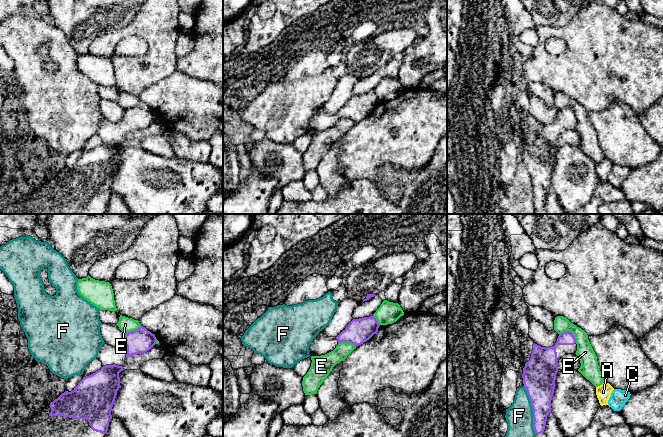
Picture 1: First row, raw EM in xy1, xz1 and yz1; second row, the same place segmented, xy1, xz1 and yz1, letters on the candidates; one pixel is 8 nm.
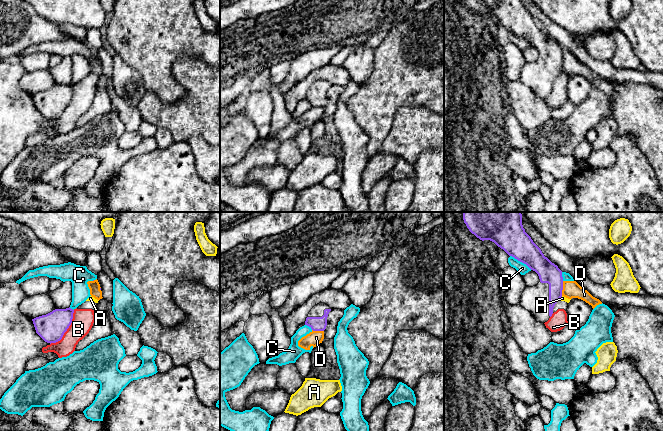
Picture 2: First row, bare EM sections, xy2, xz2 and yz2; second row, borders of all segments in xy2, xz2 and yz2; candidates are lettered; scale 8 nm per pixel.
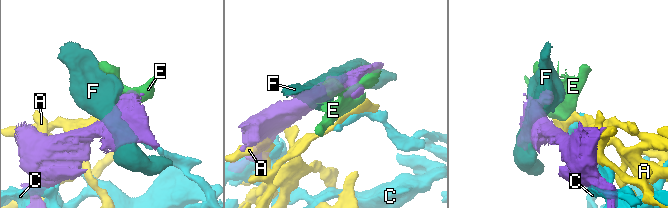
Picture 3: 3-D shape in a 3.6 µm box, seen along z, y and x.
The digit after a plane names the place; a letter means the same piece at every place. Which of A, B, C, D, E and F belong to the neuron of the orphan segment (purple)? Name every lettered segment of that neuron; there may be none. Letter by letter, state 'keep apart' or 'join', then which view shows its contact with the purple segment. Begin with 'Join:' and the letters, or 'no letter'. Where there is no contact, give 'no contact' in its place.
Join: no letter
A: keep apart; meets purple in yz2
B: keep apart; meets purple in xy2
C: keep apart; meets purple in yz2
D: keep apart; meets purple in yz2
E: keep apart; meets purple in yz1
F: keep apart; meets purple in yz1

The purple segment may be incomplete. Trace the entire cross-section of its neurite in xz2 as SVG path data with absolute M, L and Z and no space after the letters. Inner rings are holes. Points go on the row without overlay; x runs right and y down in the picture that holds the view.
M325 79L315 81L306 94L305 101L313 107L324 107L327 102L327 93L332 84Z

